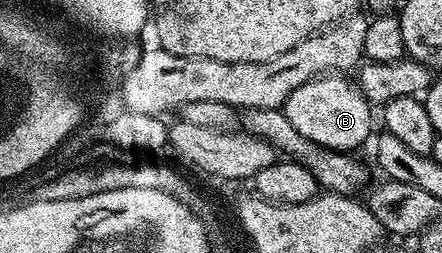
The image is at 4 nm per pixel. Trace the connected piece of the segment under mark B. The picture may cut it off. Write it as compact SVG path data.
M344 75L315 77L302 87L290 91L290 99L282 106L286 119L306 139L318 143L324 149L334 149L337 153L351 154L372 133L373 106L362 95L355 84L347 81Z

